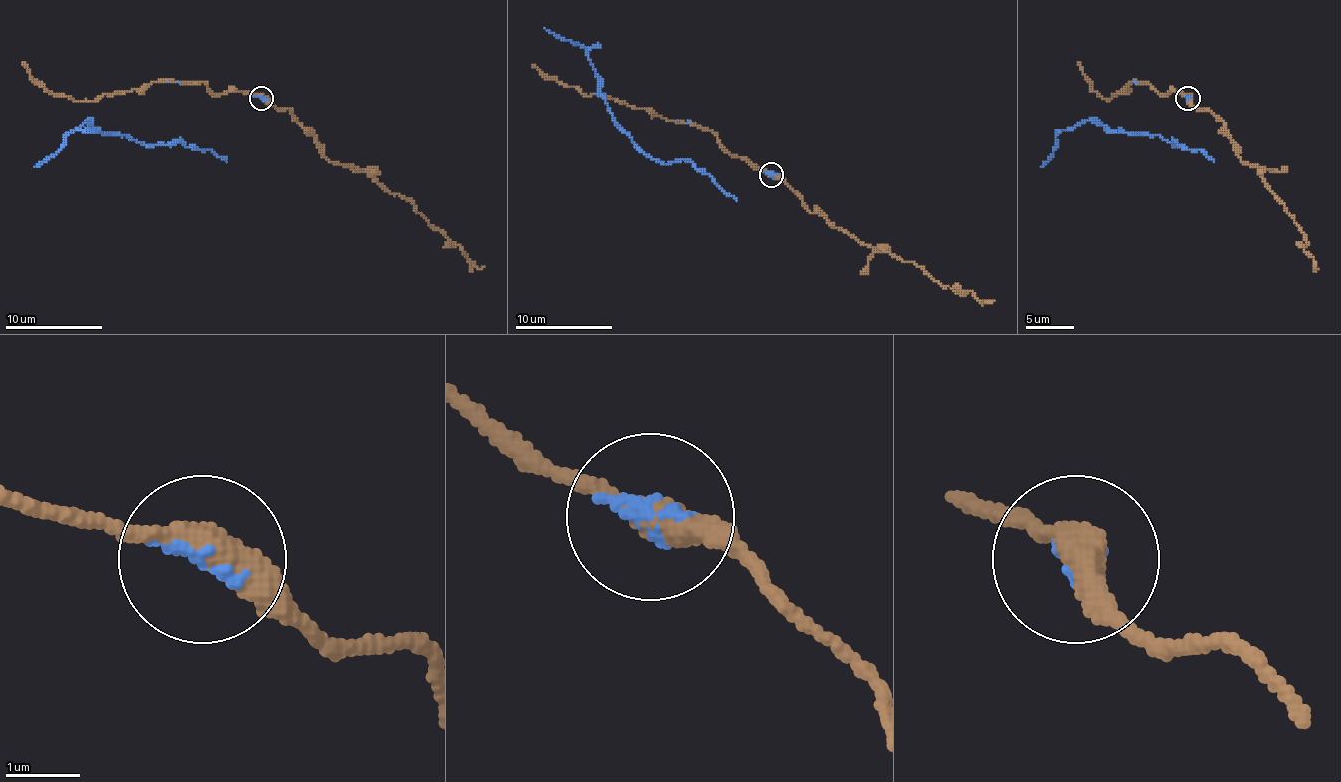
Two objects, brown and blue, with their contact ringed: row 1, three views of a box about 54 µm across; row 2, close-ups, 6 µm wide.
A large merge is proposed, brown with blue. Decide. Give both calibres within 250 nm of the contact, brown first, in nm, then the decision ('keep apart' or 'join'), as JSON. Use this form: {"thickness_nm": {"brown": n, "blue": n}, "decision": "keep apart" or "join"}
{"thickness_nm": {"brown": 400, "blue": 130}, "decision": "join"}

